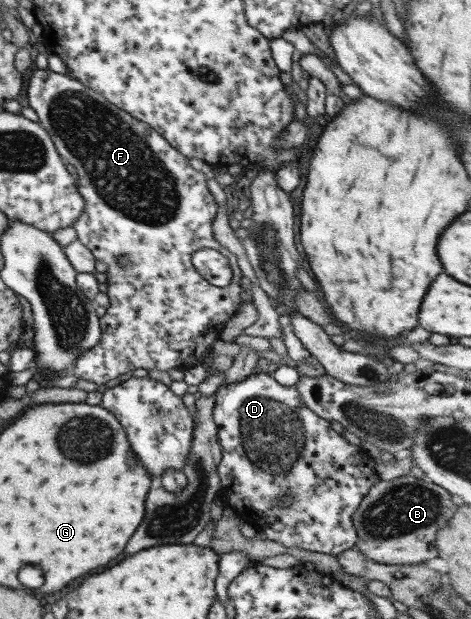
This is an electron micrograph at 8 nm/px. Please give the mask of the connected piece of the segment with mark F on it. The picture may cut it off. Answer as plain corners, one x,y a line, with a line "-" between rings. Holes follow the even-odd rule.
48,69
34,71
30,83
28,83
28,105
38,114
39,124
50,134
50,139
54,142
55,149
62,157
65,164
72,164
77,172
78,192
82,194
82,199
86,202
84,213
74,221
73,228
77,231
77,239
80,240
94,255
95,259
106,263
108,270
108,298
110,298
110,306
107,308
104,316
100,318
100,328
102,328
102,339
98,345
94,345
92,349
86,350
74,363
72,373
76,376
92,381
96,385
110,385
117,381
119,375
124,375
128,371
135,369
158,369
160,371
170,371
174,367
180,369
188,369
194,366
201,366
204,359
211,354
214,341
219,339
219,334
225,323
234,315
236,315
241,306
240,281
242,279
242,271
238,268
236,255
231,253
226,247
222,246
212,232
212,222
216,219
216,211
218,206
214,200
214,194
208,190
208,178
204,173
193,169
190,166
189,159
182,155
180,151
171,147
162,137
161,133
152,129
150,125
143,121
134,119
130,114
120,109
117,105
108,102
100,93
94,92
92,89
85,87
76,79
54,73
-
210,248
216,249
222,255
226,256
230,268
232,268
232,279
225,288
219,288
210,285
198,270
194,268
191,262
192,254
200,249

